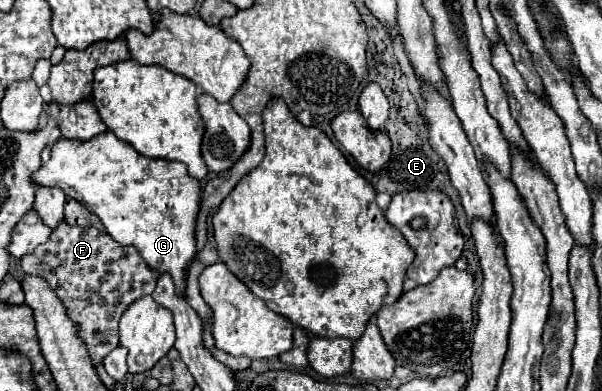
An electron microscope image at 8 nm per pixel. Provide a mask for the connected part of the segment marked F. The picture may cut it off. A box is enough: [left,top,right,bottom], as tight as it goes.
[21,221,155,367]

